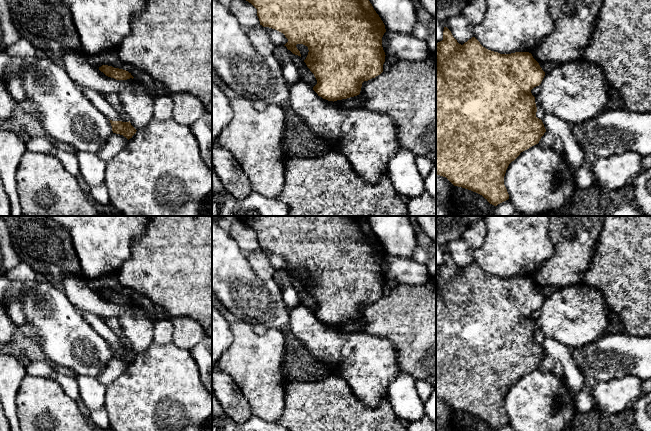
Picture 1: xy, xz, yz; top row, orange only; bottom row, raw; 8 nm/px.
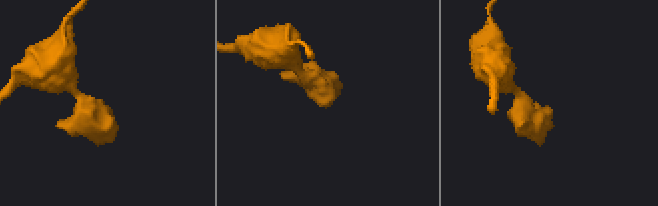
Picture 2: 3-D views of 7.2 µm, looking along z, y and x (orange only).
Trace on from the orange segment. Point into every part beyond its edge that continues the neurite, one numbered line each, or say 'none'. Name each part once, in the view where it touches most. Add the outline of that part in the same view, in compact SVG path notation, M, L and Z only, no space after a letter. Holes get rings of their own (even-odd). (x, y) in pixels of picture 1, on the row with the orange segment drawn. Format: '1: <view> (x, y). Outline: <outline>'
none

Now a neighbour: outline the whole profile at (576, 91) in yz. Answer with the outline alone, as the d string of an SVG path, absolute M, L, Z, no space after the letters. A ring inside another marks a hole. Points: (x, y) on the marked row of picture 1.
M579 60L561 63L555 66L549 73L546 73L540 86L540 93L535 97L537 111L544 114L551 114L566 123L575 124L589 120L597 116L611 97L612 85L605 76L599 65L592 64L588 61Z

